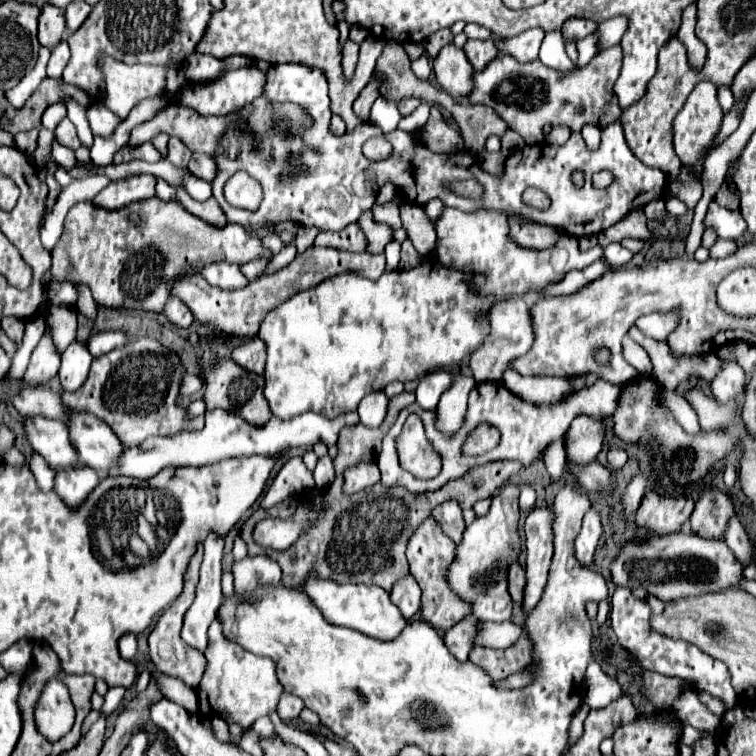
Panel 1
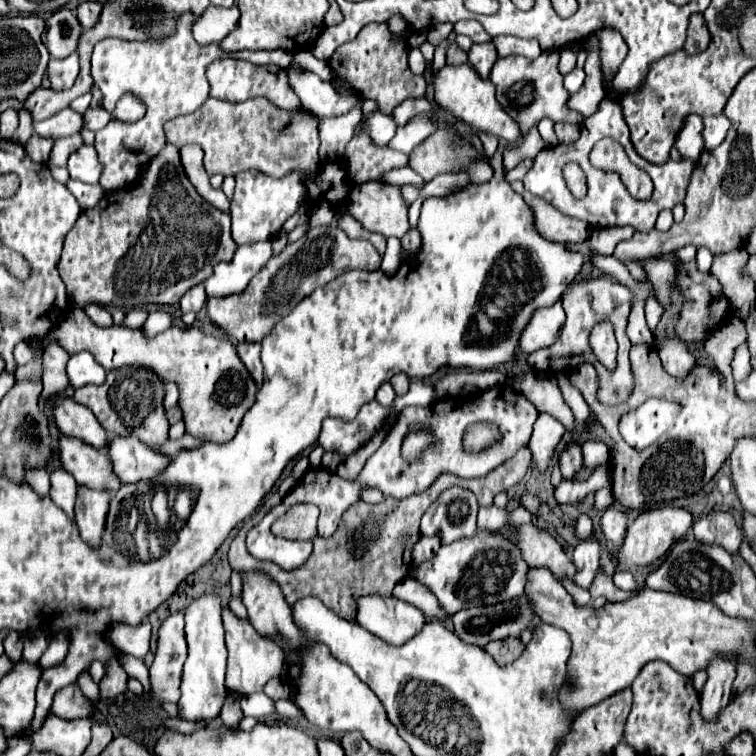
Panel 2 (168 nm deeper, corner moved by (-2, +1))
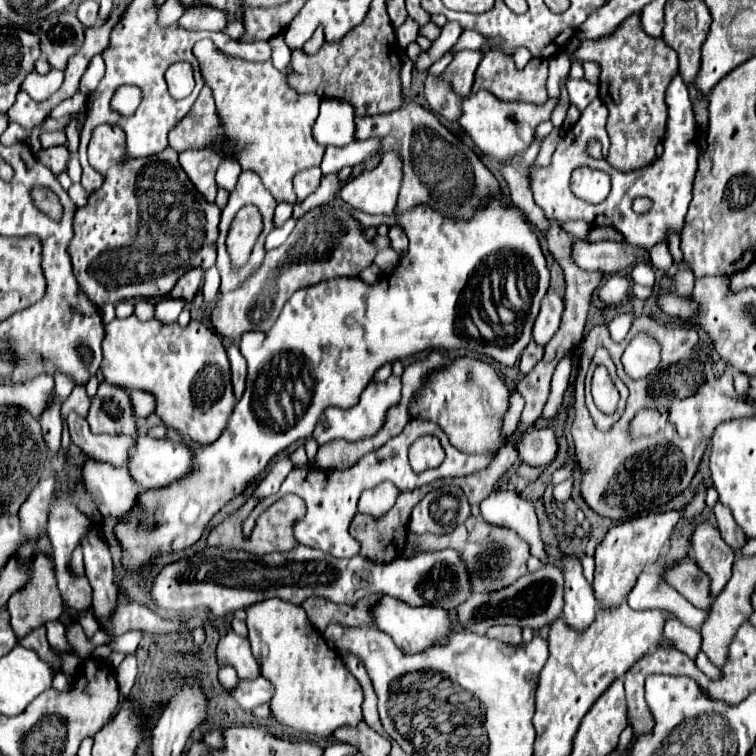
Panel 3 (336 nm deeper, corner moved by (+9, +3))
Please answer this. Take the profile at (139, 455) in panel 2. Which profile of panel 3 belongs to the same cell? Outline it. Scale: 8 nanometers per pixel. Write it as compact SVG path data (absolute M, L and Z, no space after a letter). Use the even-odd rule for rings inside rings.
M139 435L135 437L135 445L125 467L137 487L159 489L189 473L189 465L191 453L185 449L185 445L169 439L151 439Z

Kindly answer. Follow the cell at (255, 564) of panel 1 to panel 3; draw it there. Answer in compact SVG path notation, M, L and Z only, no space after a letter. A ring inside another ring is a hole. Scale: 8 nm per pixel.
M269 599L247 609L247 627L253 655L261 663L261 675L275 685L271 715L297 731L329 737L339 727L353 727L363 721L363 689L343 659L327 647L323 635L313 629L299 605Z

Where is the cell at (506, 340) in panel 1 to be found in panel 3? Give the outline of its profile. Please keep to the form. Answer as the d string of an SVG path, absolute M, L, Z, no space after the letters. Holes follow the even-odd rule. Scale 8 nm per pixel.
M547 293L541 303L541 311L533 325L533 341L541 347L547 345L547 341L553 337L553 333L559 329L563 311L563 299L557 293Z

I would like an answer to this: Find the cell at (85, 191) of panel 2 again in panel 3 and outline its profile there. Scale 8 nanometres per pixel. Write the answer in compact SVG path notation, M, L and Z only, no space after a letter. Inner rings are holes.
M80 183L72 184L67 193L69 193L71 201L73 201L77 207L83 207L83 205L87 204L89 195Z

